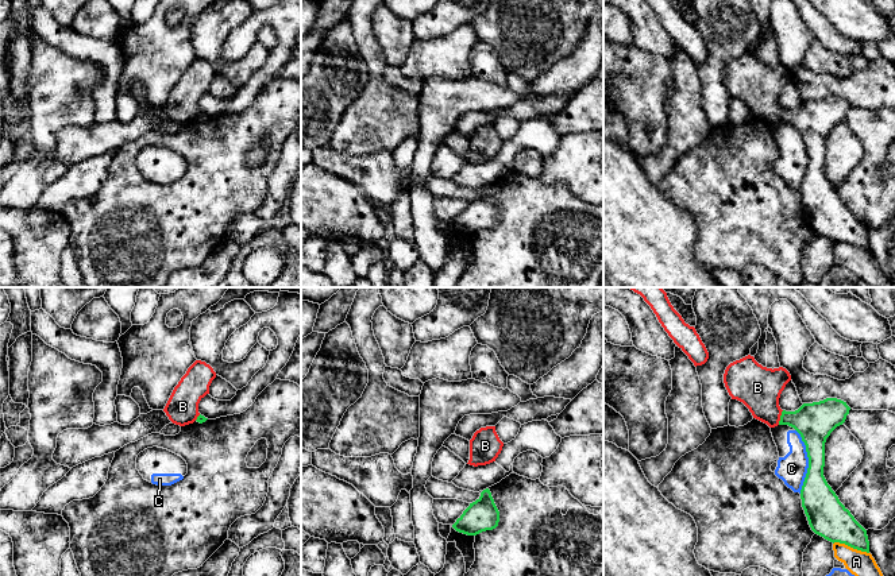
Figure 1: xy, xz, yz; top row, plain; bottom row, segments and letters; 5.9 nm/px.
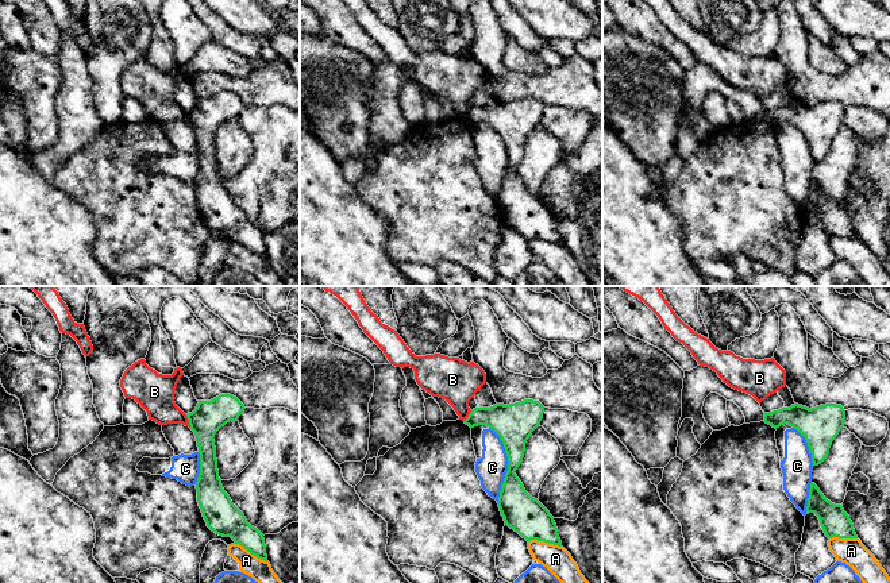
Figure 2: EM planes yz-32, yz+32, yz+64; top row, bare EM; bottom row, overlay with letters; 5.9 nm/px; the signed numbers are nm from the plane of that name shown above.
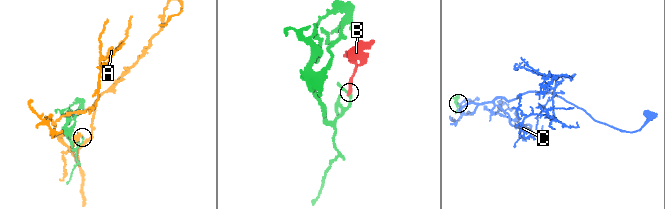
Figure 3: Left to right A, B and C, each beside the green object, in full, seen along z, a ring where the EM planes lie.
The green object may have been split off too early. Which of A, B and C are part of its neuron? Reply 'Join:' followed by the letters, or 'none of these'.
Join: none of these

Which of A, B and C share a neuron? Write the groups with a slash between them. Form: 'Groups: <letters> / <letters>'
Groups: A / B / C

